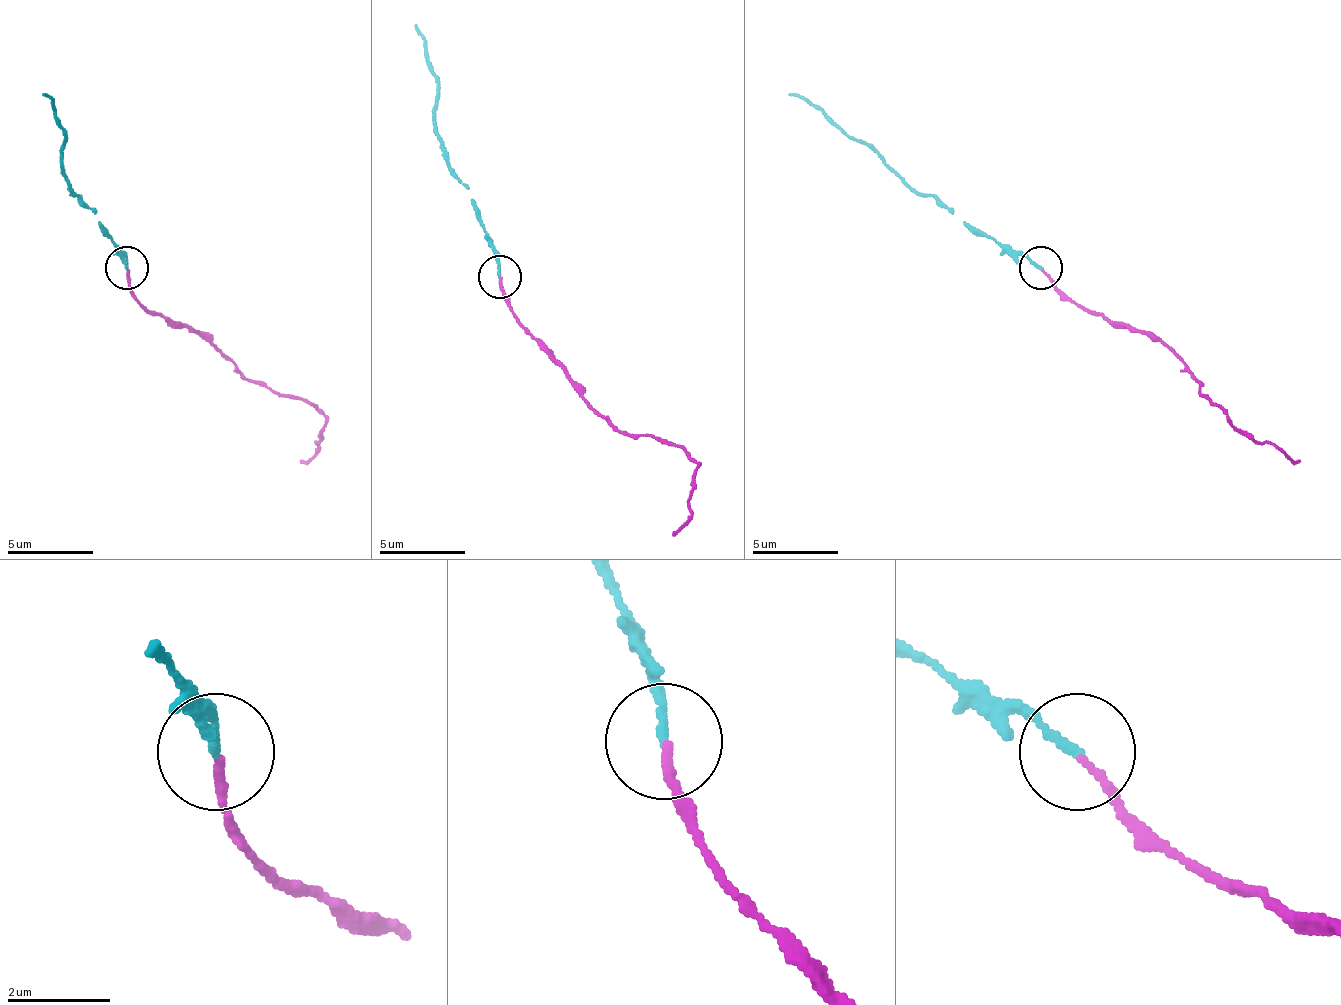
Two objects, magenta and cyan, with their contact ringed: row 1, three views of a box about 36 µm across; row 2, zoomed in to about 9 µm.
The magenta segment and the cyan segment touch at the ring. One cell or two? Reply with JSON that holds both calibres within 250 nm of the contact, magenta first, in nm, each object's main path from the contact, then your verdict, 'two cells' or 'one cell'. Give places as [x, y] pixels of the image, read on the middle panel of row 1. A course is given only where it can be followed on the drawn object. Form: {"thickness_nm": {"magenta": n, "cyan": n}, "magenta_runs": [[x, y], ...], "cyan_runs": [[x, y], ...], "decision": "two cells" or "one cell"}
{"thickness_nm": {"magenta": 150, "cyan": 160}, "magenta_runs": [[498, 277], [515, 320], [571, 384], [618, 432], [669, 440], [699, 466], [691, 492], [691, 517], [674, 534]], "cyan_runs": [[498, 277], [494, 239], [468, 187], [447, 166], [447, 153], [434, 123], [438, 76], [417, 25]], "decision": "one cell"}

